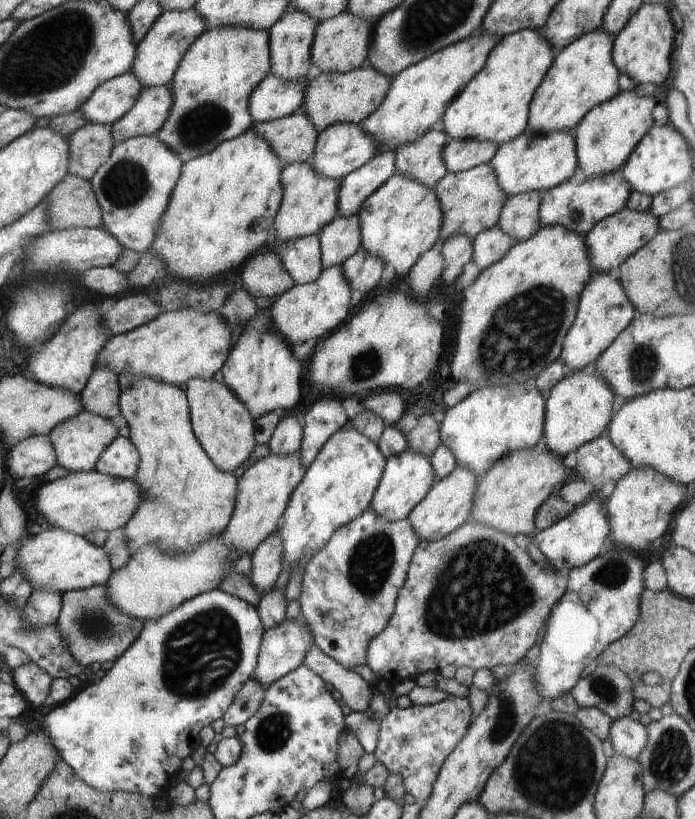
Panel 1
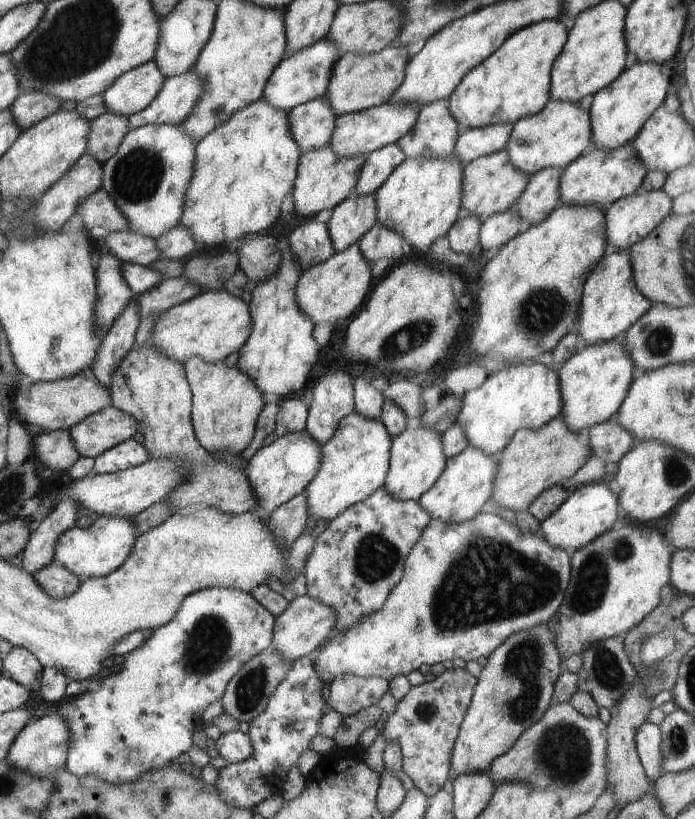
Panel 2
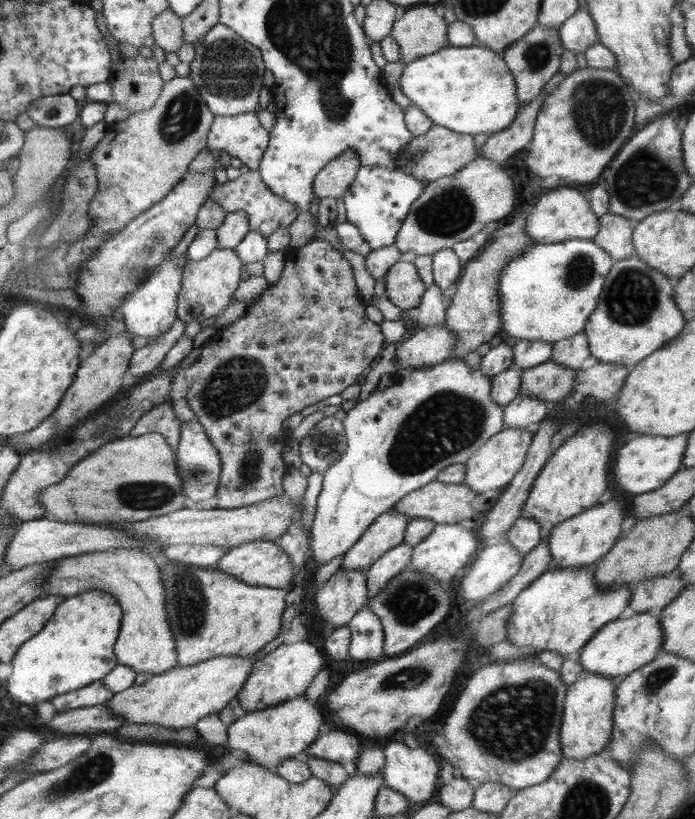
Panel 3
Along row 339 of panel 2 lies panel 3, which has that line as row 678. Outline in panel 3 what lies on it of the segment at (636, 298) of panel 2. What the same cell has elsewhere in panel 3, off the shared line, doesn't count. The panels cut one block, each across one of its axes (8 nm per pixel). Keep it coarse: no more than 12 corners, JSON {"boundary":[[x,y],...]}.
{"boundary":[[586,673],[568,687],[562,756],[603,752],[618,678]]}

